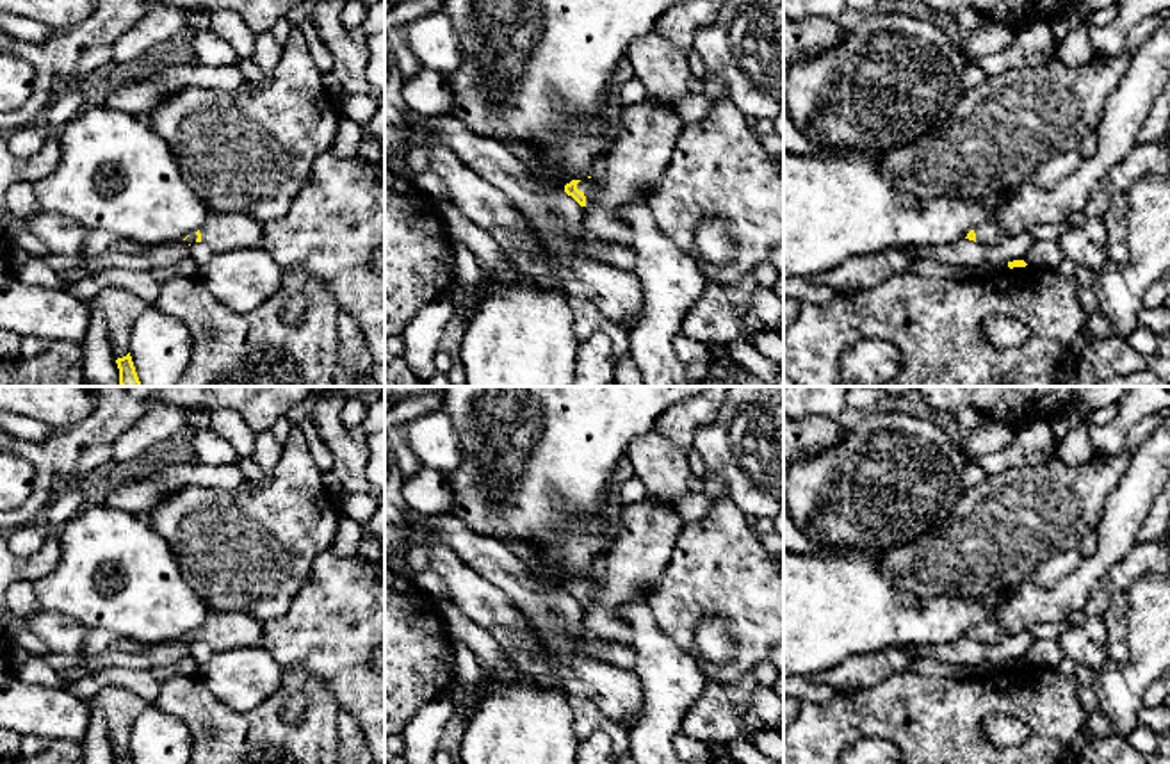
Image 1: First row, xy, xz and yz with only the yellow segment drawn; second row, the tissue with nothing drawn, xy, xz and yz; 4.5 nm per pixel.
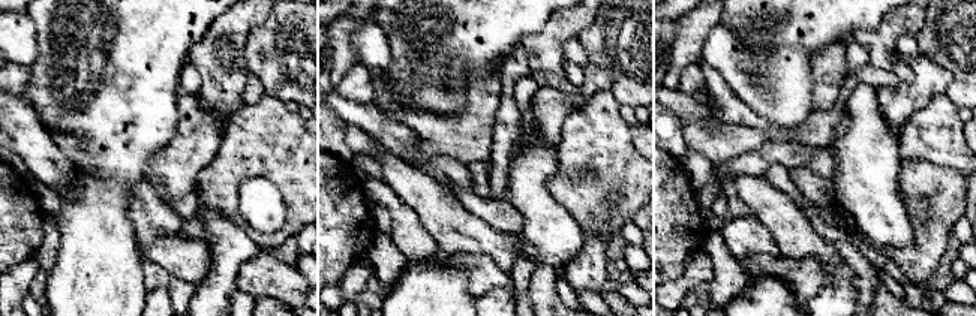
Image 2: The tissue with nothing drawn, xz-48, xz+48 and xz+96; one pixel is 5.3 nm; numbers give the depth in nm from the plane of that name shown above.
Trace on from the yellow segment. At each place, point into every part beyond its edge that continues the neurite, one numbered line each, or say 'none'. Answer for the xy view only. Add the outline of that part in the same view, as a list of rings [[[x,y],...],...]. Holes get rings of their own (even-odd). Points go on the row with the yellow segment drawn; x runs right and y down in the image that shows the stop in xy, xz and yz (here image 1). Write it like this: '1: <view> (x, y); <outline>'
1: xy (223, 232); [[[208,212],[207,221],[199,228],[201,242],[208,244],[214,253],[258,248],[262,232],[264,224],[237,212]]]

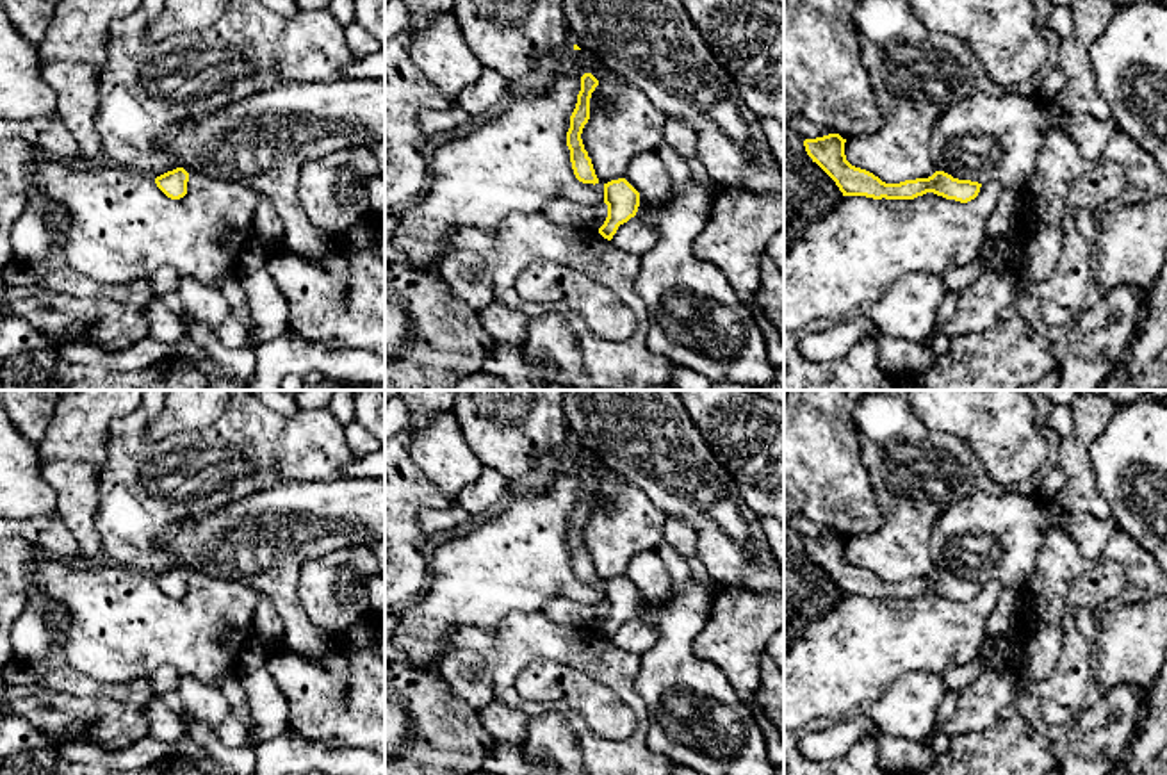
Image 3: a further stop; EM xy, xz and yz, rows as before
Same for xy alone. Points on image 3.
none

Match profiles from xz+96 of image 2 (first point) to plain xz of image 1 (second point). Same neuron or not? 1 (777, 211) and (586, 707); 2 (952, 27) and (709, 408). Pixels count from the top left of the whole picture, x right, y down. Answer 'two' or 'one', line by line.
1: two
2: two

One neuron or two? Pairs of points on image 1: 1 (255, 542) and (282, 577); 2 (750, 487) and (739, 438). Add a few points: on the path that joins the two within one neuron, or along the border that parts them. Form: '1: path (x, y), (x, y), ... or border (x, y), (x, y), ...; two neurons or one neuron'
1: path (255, 551), (273, 568); one neuron
2: path (750, 474), (750, 451); one neuron

